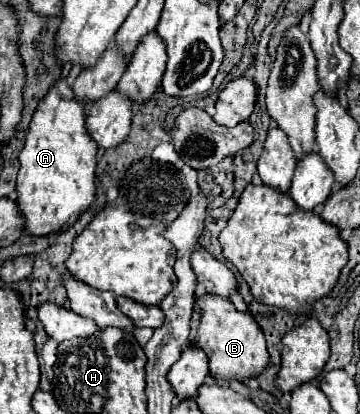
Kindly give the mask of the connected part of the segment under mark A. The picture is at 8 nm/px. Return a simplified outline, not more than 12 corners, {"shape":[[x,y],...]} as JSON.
{"shape":[[61,77],[33,113],[17,203],[31,235],[93,203],[99,145]]}

